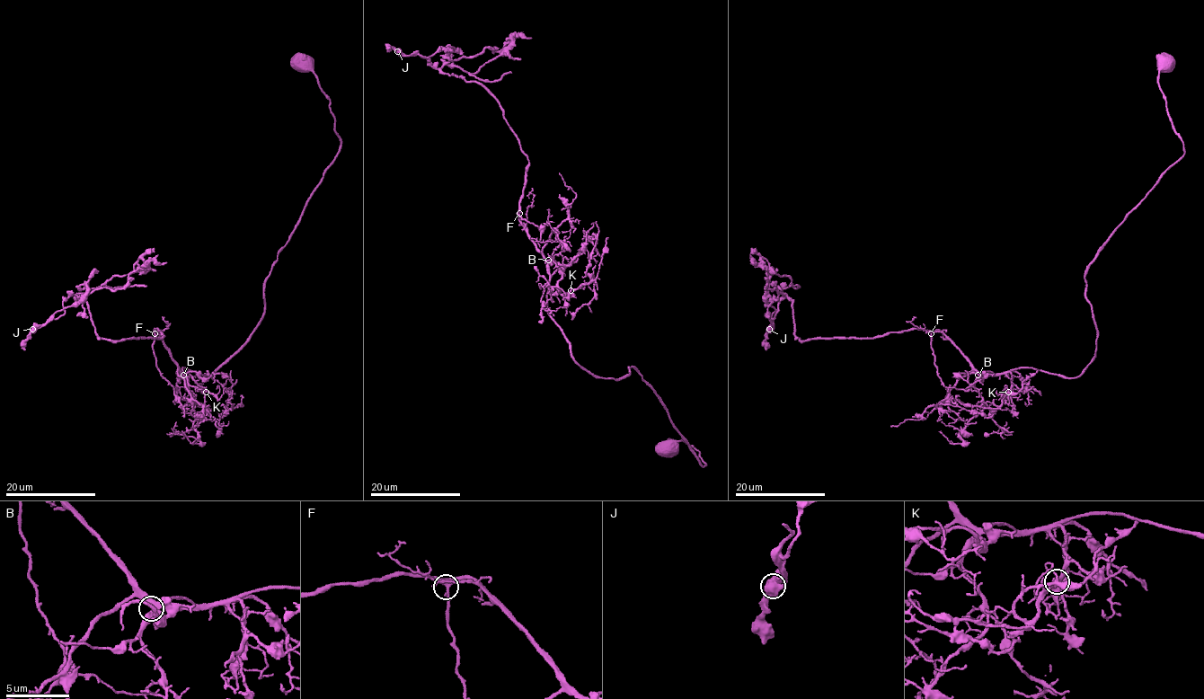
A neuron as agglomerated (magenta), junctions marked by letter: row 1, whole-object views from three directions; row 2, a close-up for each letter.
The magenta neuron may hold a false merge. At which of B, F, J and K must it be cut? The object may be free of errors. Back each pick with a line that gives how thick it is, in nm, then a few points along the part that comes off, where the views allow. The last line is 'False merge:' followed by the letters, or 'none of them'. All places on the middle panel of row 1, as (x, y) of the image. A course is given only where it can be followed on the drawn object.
J: calibre 600 nm; course (397, 50), (402, 55), (427, 57), (450, 48), (445, 62), (474, 74), (513, 39)
False merge: J

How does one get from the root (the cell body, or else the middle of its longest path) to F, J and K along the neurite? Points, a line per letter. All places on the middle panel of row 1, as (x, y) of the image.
F: (667, 445), (683, 440), (705, 465), (632, 367), (605, 379), (574, 359), (546, 309), (548, 262), (519, 213)
J: (667, 445), (705, 465), (632, 367), (596, 377), (548, 312), (500, 104), (397, 50)
K: (667, 445), (683, 440), (705, 465), (632, 367), (605, 379), (574, 359), (546, 309), (549, 292), (571, 290)

